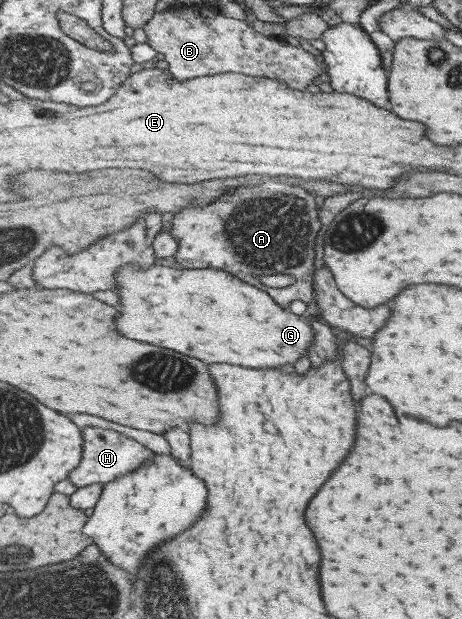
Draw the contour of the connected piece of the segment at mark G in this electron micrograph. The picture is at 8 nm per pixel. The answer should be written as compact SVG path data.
M124 265L120 269L120 295L122 295L122 309L120 309L120 331L124 331L124 335L128 335L130 339L140 339L144 343L152 343L158 347L168 347L174 351L184 351L184 355L196 355L196 359L204 359L206 363L230 363L230 365L242 365L242 367L254 367L254 369L274 369L274 367L282 367L282 365L290 365L300 361L304 355L310 356L310 350L314 343L314 326L308 320L308 313L302 315L294 315L290 311L286 311L284 307L280 307L272 296L262 290L262 287L254 287L251 283L246 283L226 271L220 269L174 269L168 266L152 265L148 267L148 271L140 271L138 265Z

